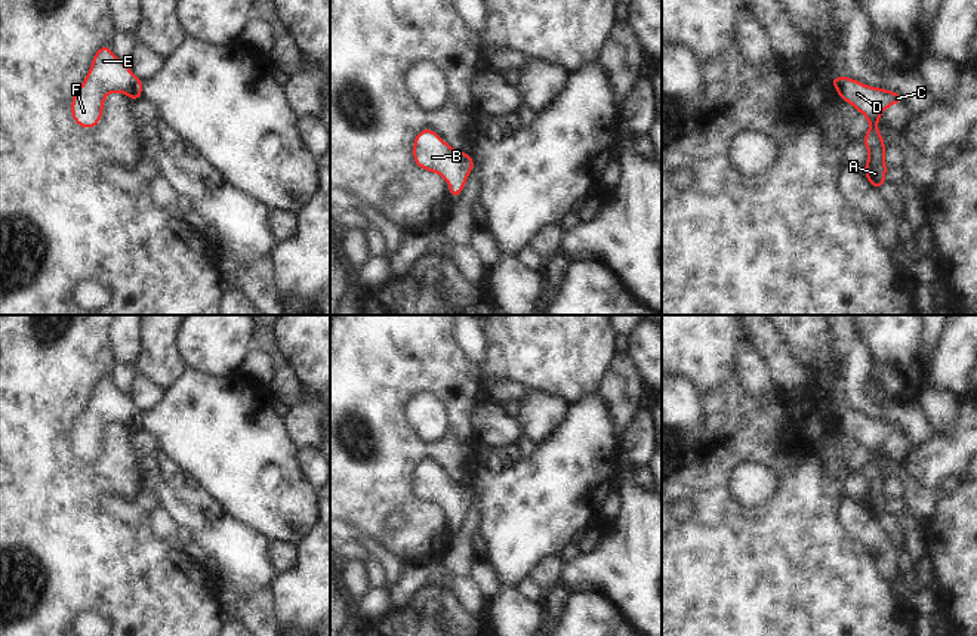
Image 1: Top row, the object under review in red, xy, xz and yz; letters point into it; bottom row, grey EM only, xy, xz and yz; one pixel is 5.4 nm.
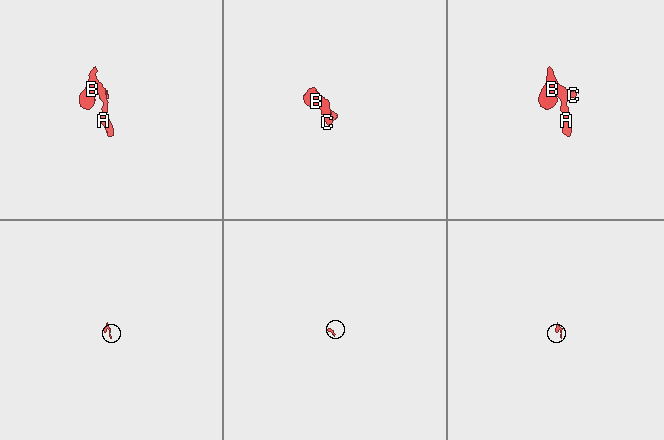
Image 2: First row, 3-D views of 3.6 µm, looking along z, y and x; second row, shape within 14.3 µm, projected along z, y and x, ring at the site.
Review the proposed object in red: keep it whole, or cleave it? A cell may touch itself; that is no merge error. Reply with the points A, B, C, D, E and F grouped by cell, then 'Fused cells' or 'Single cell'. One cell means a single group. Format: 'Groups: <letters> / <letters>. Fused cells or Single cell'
Groups: A B C D E F. Single cell.

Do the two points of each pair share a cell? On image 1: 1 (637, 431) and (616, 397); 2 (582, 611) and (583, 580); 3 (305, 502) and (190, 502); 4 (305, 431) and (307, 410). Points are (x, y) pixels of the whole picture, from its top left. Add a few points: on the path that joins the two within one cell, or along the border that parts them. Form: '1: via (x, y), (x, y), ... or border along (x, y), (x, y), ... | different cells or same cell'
1: border along (638, 410), (632, 422), (619, 435) | different cells
2: border along (572, 593), (591, 598) | different cells
3: border along (197, 485), (206, 490), (234, 518), (244, 522) | different cells
4: via (305, 426), (307, 414) | same cell

